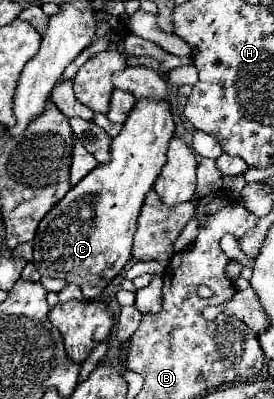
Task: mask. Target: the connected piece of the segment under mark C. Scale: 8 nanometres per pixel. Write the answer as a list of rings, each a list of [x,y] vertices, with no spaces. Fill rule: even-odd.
[[[139,99],[135,103],[123,125],[123,131],[111,143],[111,161],[107,165],[97,165],[89,175],[85,175],[79,185],[71,187],[71,191],[39,223],[37,235],[33,239],[33,263],[41,275],[63,279],[81,287],[85,301],[93,301],[103,293],[103,289],[119,275],[119,271],[131,259],[137,217],[143,207],[145,195],[153,189],[153,183],[159,177],[161,167],[165,165],[165,151],[173,137],[173,131],[175,123],[167,101]]]

